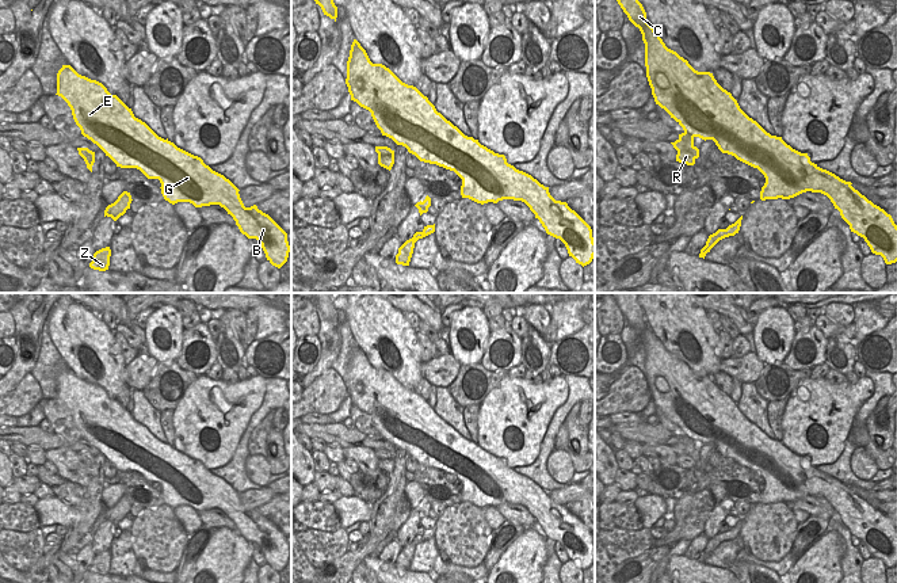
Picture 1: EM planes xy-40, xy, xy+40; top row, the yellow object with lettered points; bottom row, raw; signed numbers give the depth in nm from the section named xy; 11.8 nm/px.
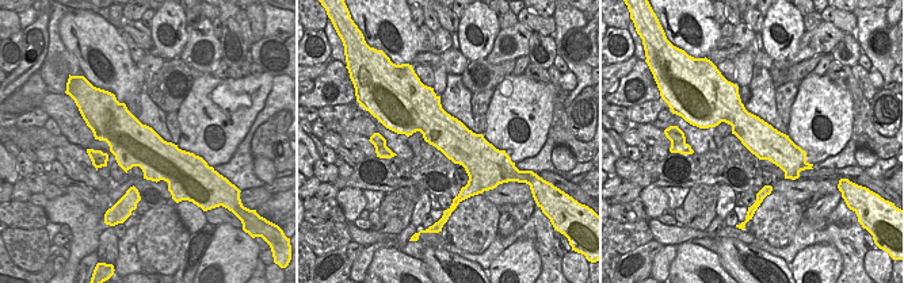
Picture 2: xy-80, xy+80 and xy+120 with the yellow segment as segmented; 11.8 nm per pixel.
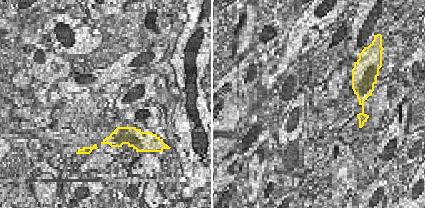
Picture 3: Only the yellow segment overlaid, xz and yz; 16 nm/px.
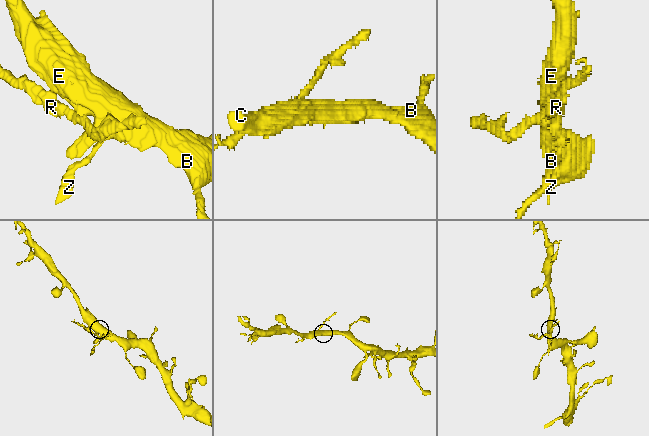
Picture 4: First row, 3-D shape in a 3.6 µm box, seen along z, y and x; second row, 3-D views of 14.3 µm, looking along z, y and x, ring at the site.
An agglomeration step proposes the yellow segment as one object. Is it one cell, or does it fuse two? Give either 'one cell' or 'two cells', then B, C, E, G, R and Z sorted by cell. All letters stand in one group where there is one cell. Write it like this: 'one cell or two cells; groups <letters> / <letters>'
two cells; groups B C E G Z / R

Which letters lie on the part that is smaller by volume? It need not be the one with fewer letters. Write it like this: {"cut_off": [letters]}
{"cut_off": ["R"]}

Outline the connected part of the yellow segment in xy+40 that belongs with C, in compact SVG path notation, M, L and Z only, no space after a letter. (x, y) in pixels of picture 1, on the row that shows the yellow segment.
M617 0L629 20L640 28L645 43L646 77L656 104L664 108L684 130L702 140L713 140L722 153L757 168L766 178L760 199L790 199L802 193L821 193L840 212L851 232L863 237L871 252L881 255L886 264L897 262L897 225L890 214L874 205L851 182L820 168L810 161L808 153L801 153L787 145L782 137L771 136L756 121L749 118L730 92L724 89L713 73L695 71L687 60L668 49L660 35L646 20L646 12L638 0Z

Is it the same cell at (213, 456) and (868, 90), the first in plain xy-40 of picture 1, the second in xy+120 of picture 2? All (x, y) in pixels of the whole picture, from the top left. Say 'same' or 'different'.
different

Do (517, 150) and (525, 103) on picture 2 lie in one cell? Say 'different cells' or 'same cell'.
same cell

